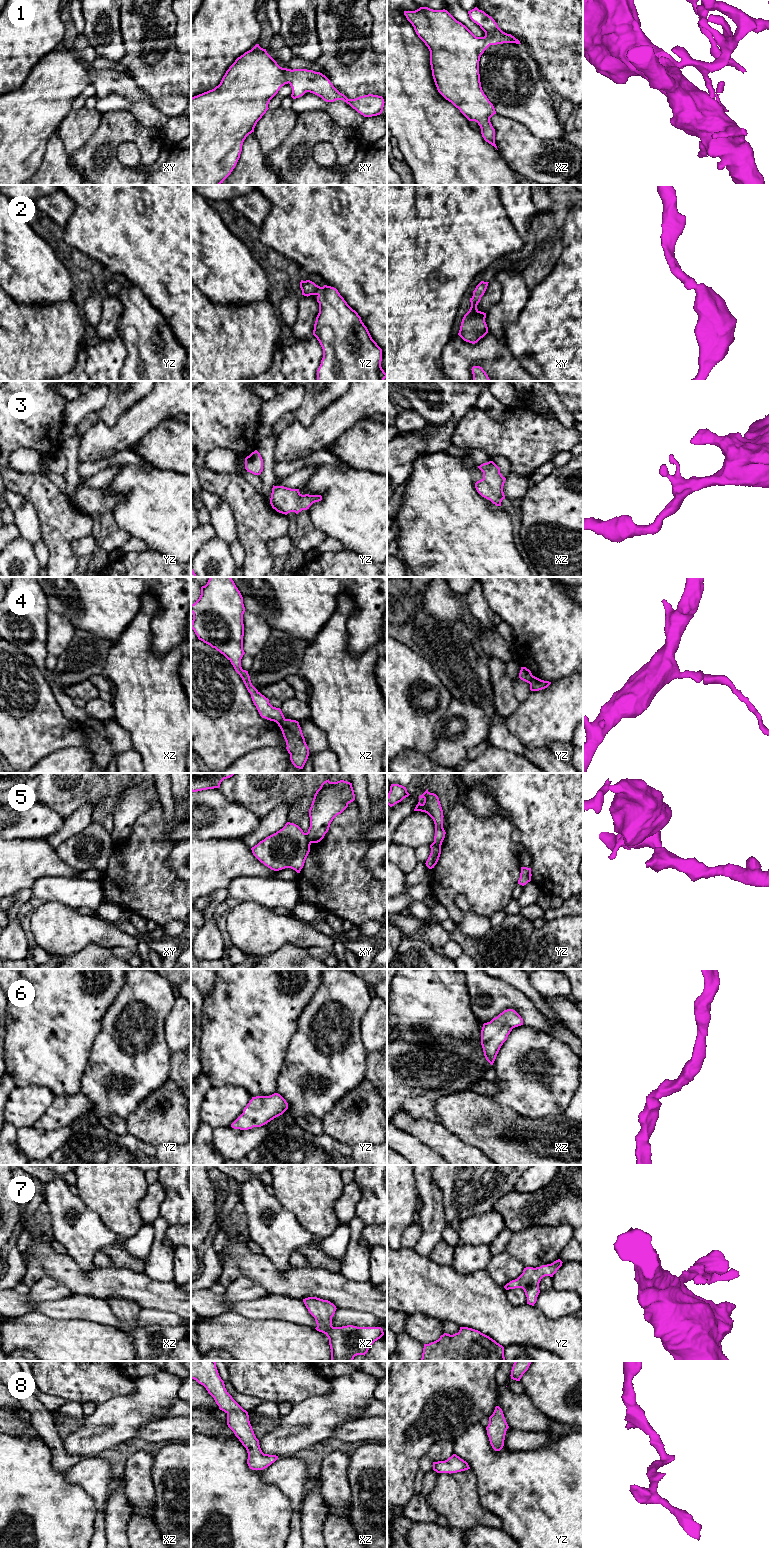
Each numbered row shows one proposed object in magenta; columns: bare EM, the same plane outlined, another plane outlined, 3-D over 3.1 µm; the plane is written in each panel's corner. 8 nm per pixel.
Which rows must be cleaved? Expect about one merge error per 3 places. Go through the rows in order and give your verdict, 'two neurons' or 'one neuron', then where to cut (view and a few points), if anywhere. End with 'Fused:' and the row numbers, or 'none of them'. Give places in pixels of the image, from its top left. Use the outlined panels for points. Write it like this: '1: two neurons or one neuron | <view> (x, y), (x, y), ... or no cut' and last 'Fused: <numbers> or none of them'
1: one neuron | no cut
2: one neuron | no cut
3: one neuron | no cut
4: two neurons | xz (284, 718), (277, 723)
5: two neurons | xy (305, 833), (310, 843)
6: one neuron | no cut
7: one neuron | no cut
8: one neuron | no cut
Fused: 4, 5

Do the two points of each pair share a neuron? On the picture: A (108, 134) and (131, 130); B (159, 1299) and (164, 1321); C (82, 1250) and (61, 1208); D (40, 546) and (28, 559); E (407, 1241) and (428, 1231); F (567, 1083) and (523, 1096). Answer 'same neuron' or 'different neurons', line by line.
A: same neuron
B: different neurons
C: same neuron
D: different neurons
E: different neurons
F: same neuron

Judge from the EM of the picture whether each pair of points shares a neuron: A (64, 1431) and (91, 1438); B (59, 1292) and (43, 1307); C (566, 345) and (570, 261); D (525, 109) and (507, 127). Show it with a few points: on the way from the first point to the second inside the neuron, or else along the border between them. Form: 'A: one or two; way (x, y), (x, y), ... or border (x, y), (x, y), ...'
A: two; border (84, 1419), (84, 1422), (77, 1429), (62, 1439)
B: two; border (26, 1295), (37, 1300), (58, 1300), (72, 1295)
C: one; way (569, 324), (570, 282)
D: two; border (496, 113), (521, 122), (533, 135)

